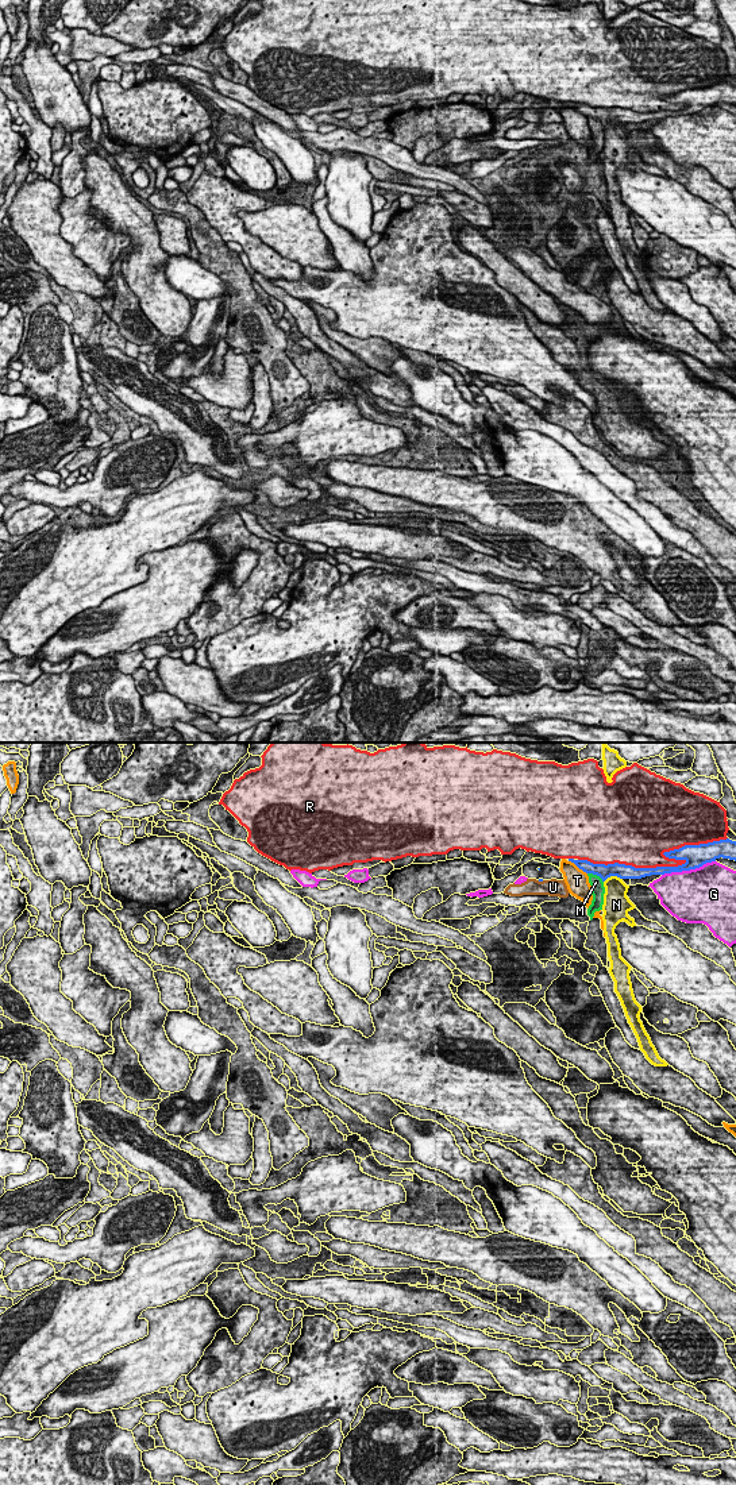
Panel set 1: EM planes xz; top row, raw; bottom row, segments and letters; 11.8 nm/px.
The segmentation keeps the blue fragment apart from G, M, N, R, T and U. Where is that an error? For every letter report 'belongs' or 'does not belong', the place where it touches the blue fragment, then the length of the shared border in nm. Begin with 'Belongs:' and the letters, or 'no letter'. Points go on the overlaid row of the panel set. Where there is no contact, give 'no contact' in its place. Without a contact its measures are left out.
Belongs: no letter
G: does not belong; contact xz (688, 870); length 650 nm
M: does not belong; contact xz (596, 874); length 220 nm
N: does not belong; contact xz (612, 875); length 220 nm
R: does not belong; contact xz (674, 867); length 1800 nm
T: does not belong; contact xz (578, 867); length 280 nm
U: does not belong; contact xz (540, 880); length 80 nm

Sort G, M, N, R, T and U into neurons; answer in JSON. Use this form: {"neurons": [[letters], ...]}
{"neurons": [["G"], ["M"], ["N"], ["R"], ["T"], ["U"]]}

